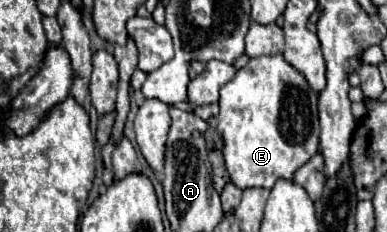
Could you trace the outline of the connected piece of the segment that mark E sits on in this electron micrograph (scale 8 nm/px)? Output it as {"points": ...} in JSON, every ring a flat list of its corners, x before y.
{"points":[[282,54,250,58,250,62,238,70,238,74,220,90,220,114,218,130,224,138,224,160,230,180,238,188,272,188,278,178,292,178,294,172,306,164,318,152,318,94,308,86,306,78,290,66]]}

